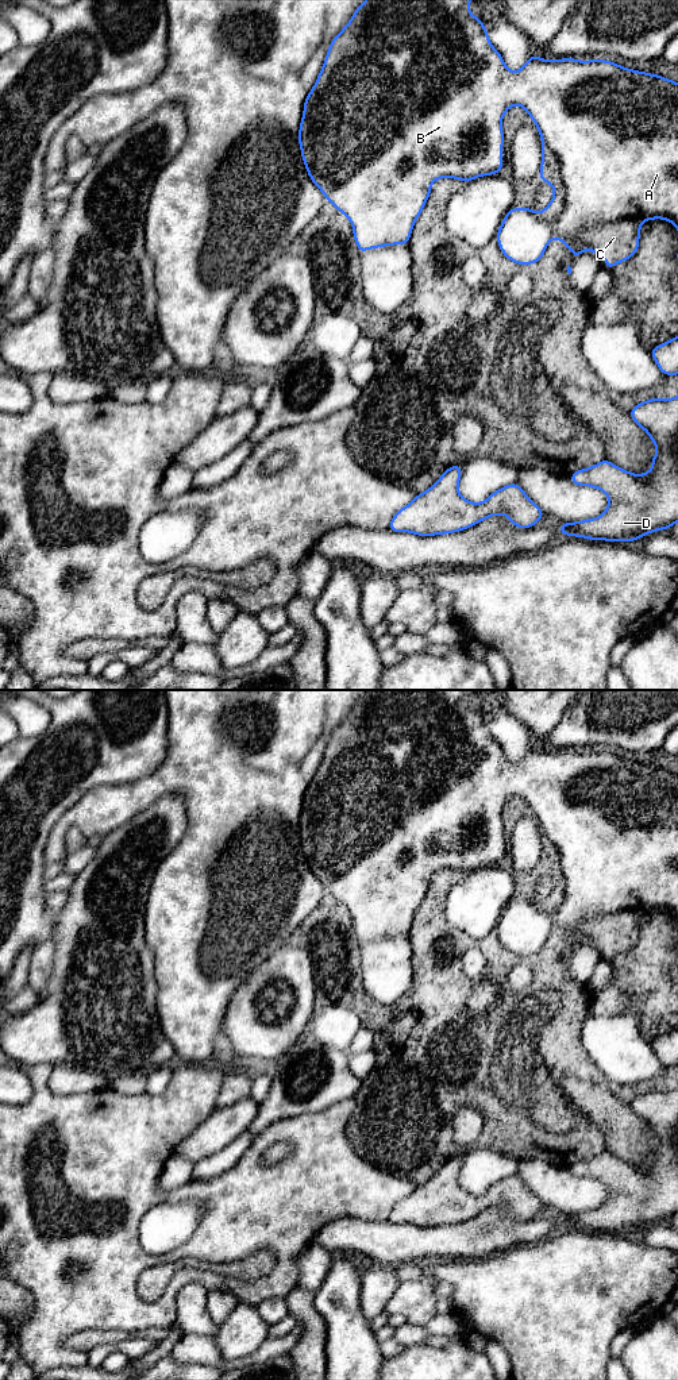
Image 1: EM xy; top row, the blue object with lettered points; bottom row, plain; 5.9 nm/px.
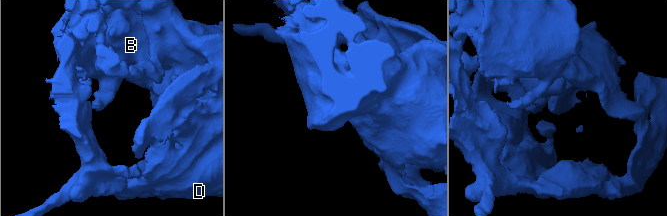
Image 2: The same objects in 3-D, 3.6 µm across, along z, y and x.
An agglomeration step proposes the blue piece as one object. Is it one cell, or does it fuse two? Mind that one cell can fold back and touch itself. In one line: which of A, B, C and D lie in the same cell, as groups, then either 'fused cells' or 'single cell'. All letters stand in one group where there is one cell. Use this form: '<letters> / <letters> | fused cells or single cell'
A B D / C | fused cells

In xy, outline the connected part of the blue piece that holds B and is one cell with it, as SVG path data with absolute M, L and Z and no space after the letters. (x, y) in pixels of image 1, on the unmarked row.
M366 690L365 694L355 701L353 709L346 716L346 718L342 720L342 722L332 731L330 736L330 740L327 743L324 756L319 764L319 768L304 793L304 805L303 805L301 816L298 821L298 833L300 833L300 840L301 840L301 848L305 855L308 867L311 868L312 874L323 883L325 891L328 891L331 897L334 897L351 913L354 932L358 937L358 941L363 944L366 941L384 938L384 937L407 936L409 933L413 915L416 910L420 907L428 891L428 887L431 884L431 876L434 872L443 870L443 868L448 868L448 870L462 871L465 874L469 874L477 868L500 864L502 860L502 836L504 836L504 825L502 825L501 814L502 814L502 807L512 797L520 797L528 803L529 809L535 813L539 821L540 830L558 848L558 852L560 856L560 867L562 867L562 872L565 876L566 894L565 894L565 901L560 903L556 911L551 915L547 915L543 911L540 911L532 899L511 899L506 907L504 909L500 917L500 921L496 926L500 941L508 951L511 951L512 953L517 956L532 956L543 948L552 929L556 929L559 933L565 934L566 938L573 944L573 948L579 948L583 943L590 940L589 926L590 926L592 920L604 914L617 913L621 910L639 910L640 913L647 913L652 910L663 910L663 911L669 911L678 921L678 774L660 768L659 766L650 766L646 763L637 763L637 762L632 762L628 759L623 759L617 756L616 753L609 753L605 751L578 752L574 749L562 749L562 751L551 752L551 751L543 751L543 749L535 748L533 744L520 762L517 763L509 762L501 745L492 737L489 728L488 728L488 721L485 720L482 712L477 710L469 702L467 698L471 693L473 690Z

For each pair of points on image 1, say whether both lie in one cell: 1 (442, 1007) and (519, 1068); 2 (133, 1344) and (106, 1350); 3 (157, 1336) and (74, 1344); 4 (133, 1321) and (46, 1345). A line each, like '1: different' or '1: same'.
1: same
2: same
3: same
4: same

